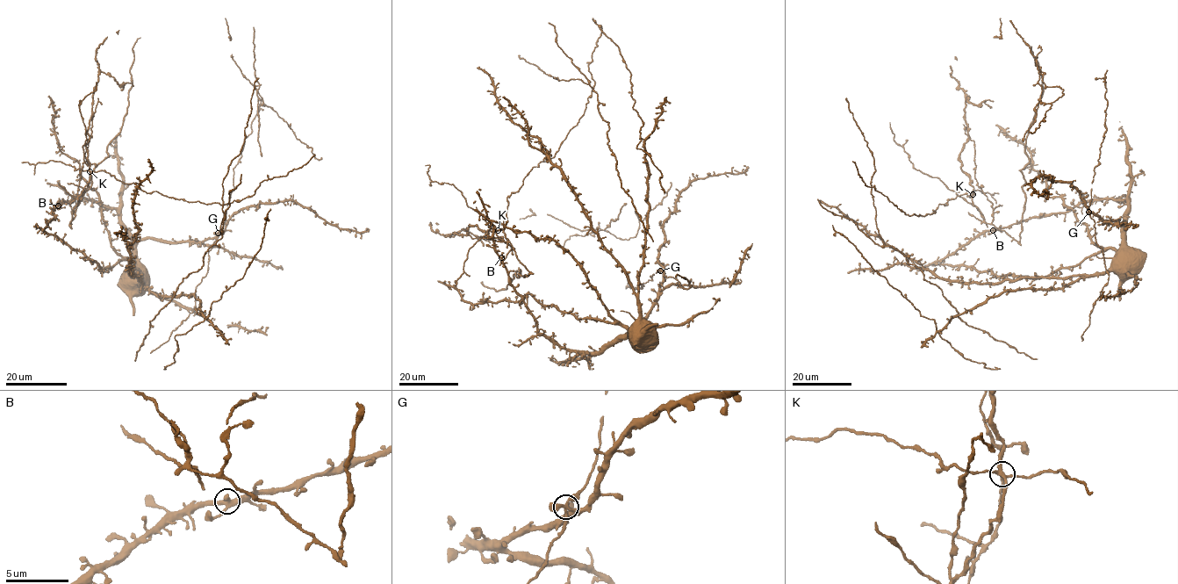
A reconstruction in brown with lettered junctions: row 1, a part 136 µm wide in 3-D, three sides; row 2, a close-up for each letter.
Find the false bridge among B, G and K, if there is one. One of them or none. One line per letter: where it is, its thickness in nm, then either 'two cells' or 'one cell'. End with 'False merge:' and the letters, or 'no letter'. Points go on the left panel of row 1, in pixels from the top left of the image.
B: at (58, 205); 360 nm thick; one cell
G: at (218, 233); 280 nm thick; one cell
K: at (89, 171); 220 nm thick; two cells
False merge: K

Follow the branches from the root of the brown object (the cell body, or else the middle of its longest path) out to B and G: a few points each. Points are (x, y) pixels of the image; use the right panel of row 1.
B: (1124, 270), (1122, 262), (1129, 252), (1125, 199), (1081, 202), (1066, 212), (1031, 217), (993, 230)
G: (1124, 270), (1121, 260), (1124, 221), (1101, 219), (1088, 212)

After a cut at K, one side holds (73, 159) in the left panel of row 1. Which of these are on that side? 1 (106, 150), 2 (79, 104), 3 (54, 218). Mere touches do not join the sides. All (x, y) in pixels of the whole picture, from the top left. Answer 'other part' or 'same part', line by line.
1: other part
2: other part
3: same part

